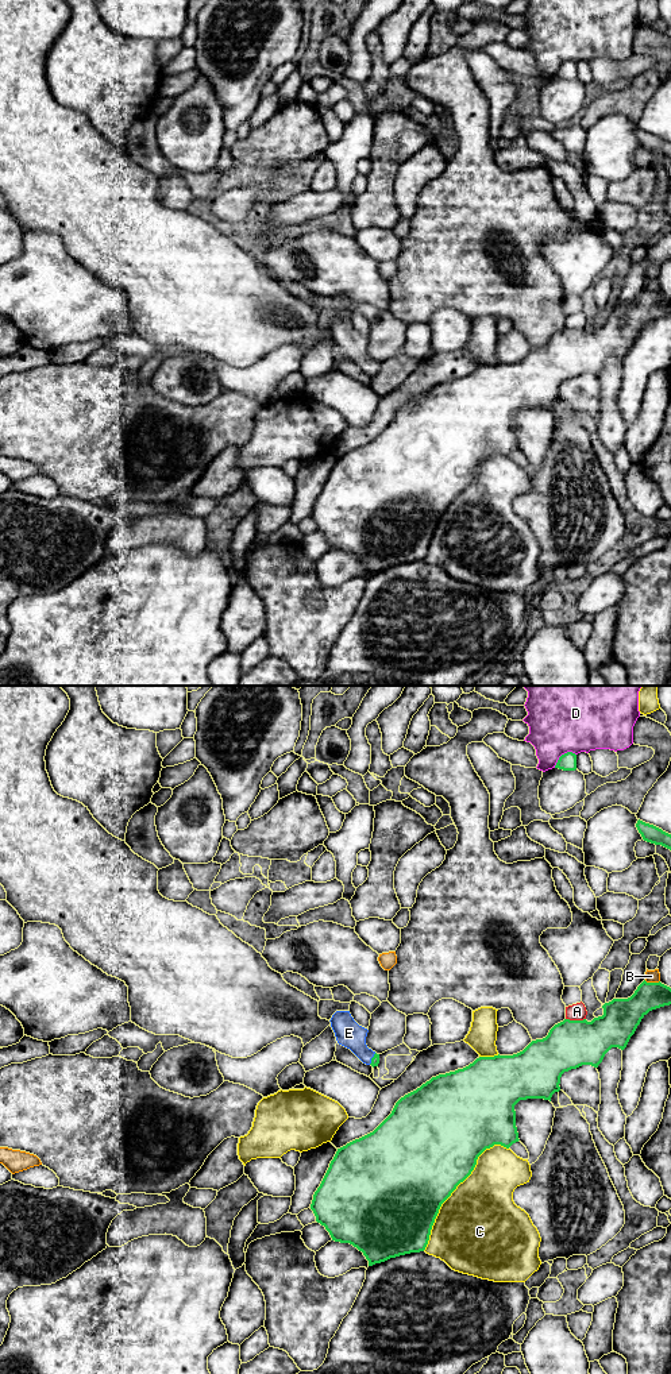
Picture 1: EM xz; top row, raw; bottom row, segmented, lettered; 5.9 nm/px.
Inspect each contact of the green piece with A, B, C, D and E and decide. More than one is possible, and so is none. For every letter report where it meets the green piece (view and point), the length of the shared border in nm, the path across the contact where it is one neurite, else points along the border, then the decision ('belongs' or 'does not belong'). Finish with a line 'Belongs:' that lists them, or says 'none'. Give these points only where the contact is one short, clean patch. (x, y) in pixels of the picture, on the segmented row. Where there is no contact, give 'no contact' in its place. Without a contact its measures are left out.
A: meets green in xz at (575, 1021); contact 120 nm long; does not belong
B: meets green in xz at (652, 983); contact 100 nm long; does not belong
C: meets green in xz at (455, 1188); contact 800 nm long; does not belong
D: meets green in xz at (562, 755); contact 160 nm long; does not belong
E: meets green in xz at (371, 1058); contact 80 nm long; runs through xz (376, 1060), (371, 1058), (349, 1033); belongs
Belongs: E

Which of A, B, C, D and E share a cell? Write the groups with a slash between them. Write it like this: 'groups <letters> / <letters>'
groups A / B / C / D / E

